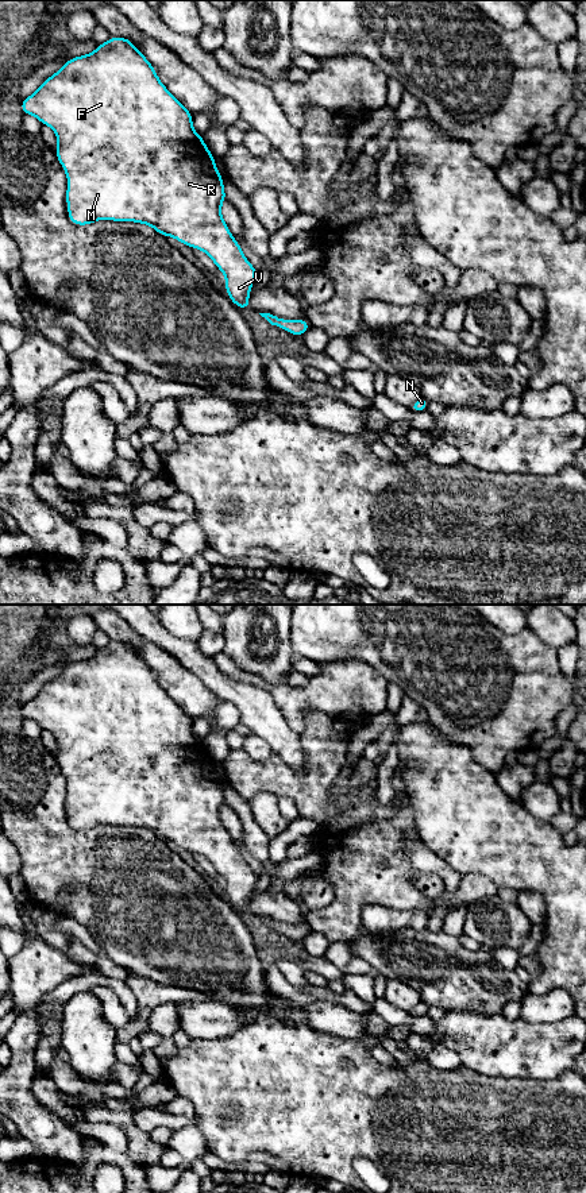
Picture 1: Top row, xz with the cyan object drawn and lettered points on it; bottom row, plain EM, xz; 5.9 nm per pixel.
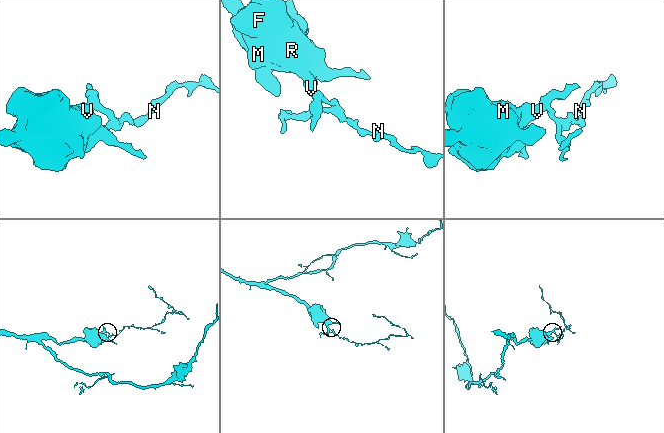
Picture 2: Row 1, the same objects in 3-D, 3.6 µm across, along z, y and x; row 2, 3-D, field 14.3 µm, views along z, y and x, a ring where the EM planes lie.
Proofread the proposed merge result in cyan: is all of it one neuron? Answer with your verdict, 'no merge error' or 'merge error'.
no merge error

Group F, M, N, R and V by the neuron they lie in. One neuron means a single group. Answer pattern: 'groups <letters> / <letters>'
groups F M N R V

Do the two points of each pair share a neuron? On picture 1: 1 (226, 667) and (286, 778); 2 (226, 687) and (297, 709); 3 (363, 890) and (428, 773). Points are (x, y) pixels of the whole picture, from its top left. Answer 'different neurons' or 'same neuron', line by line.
1: different neurons
2: different neurons
3: different neurons

